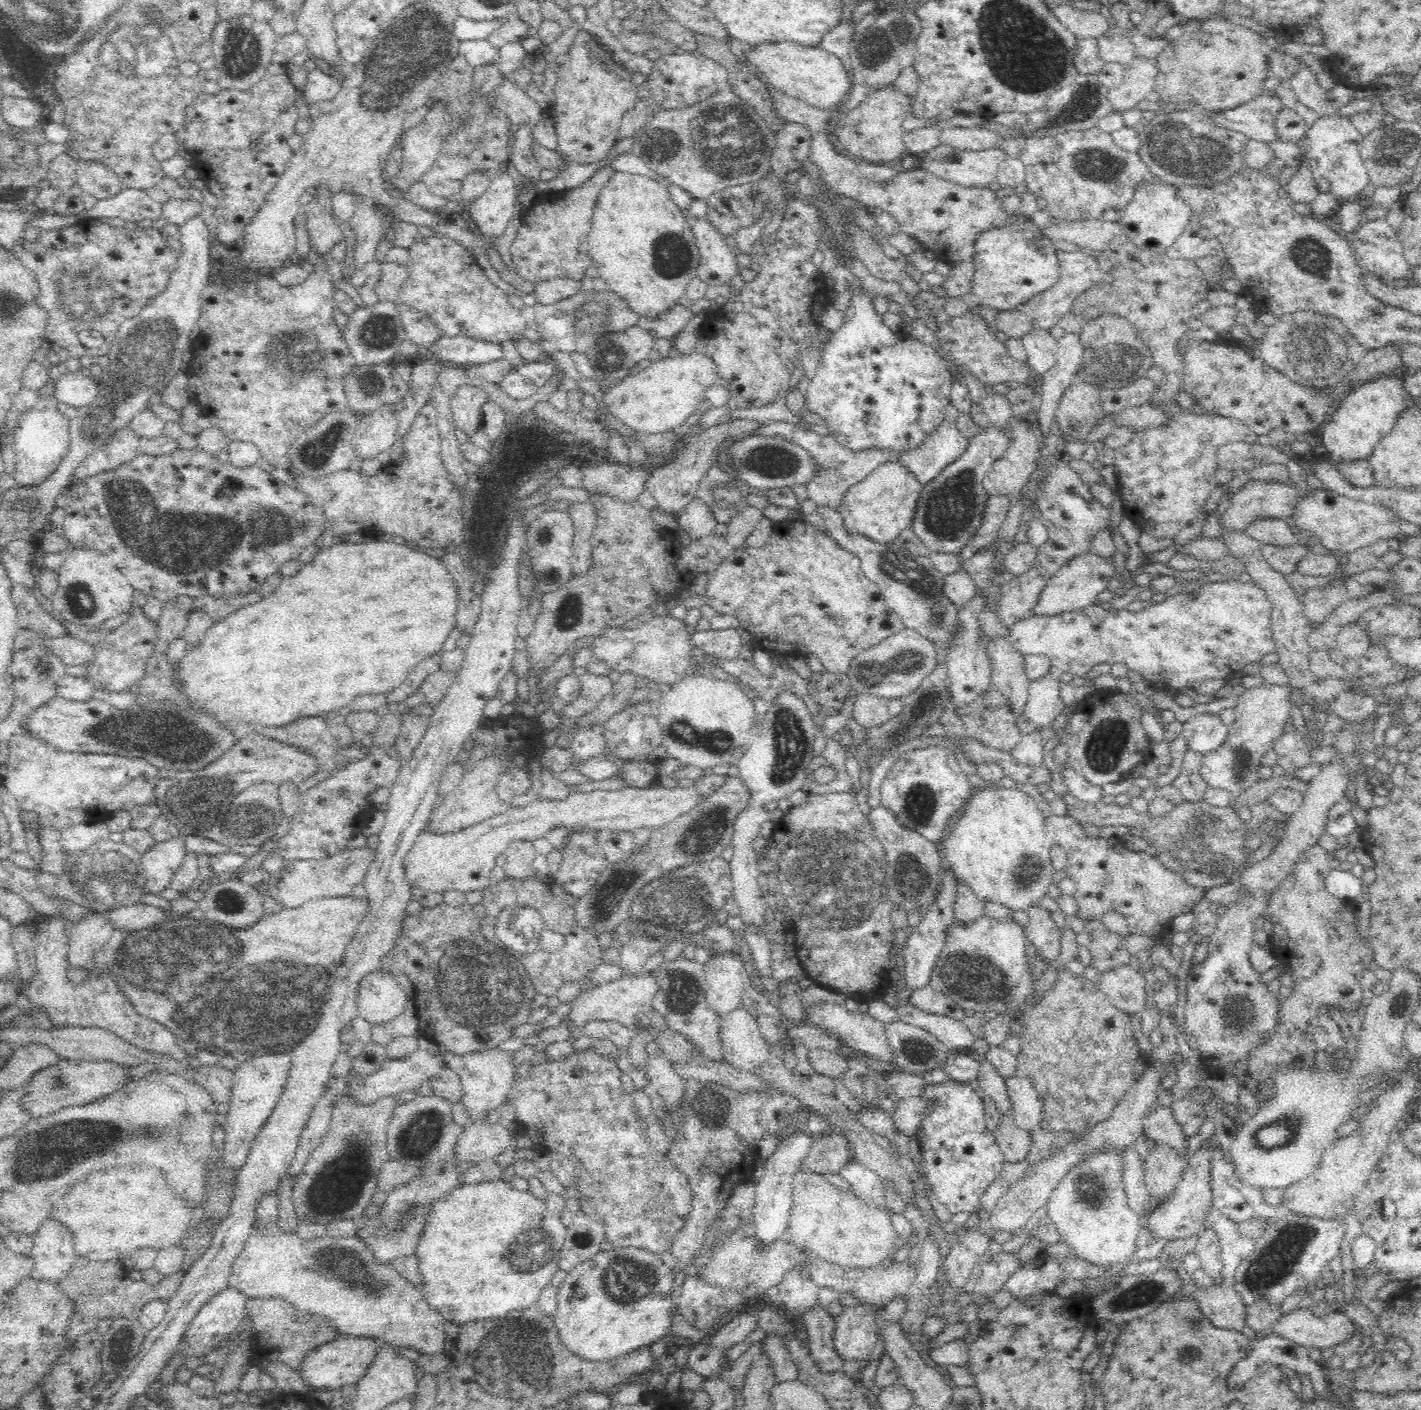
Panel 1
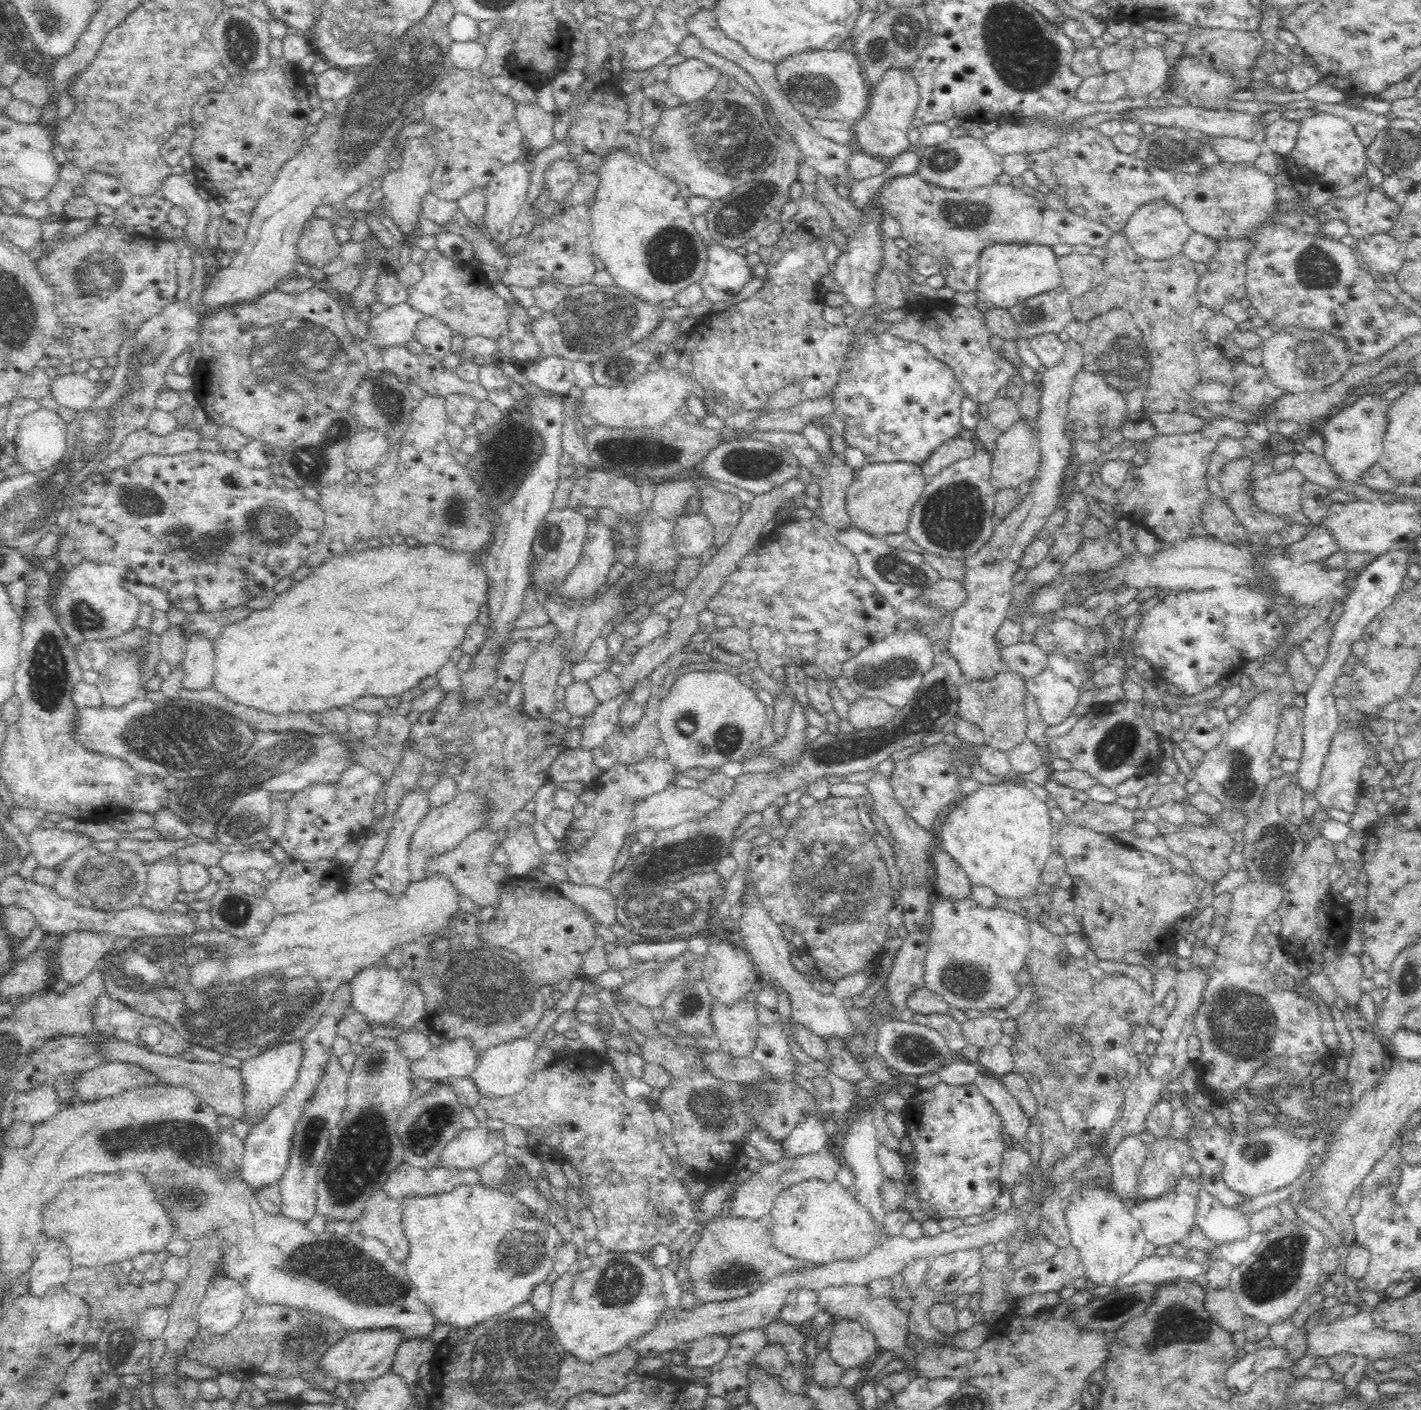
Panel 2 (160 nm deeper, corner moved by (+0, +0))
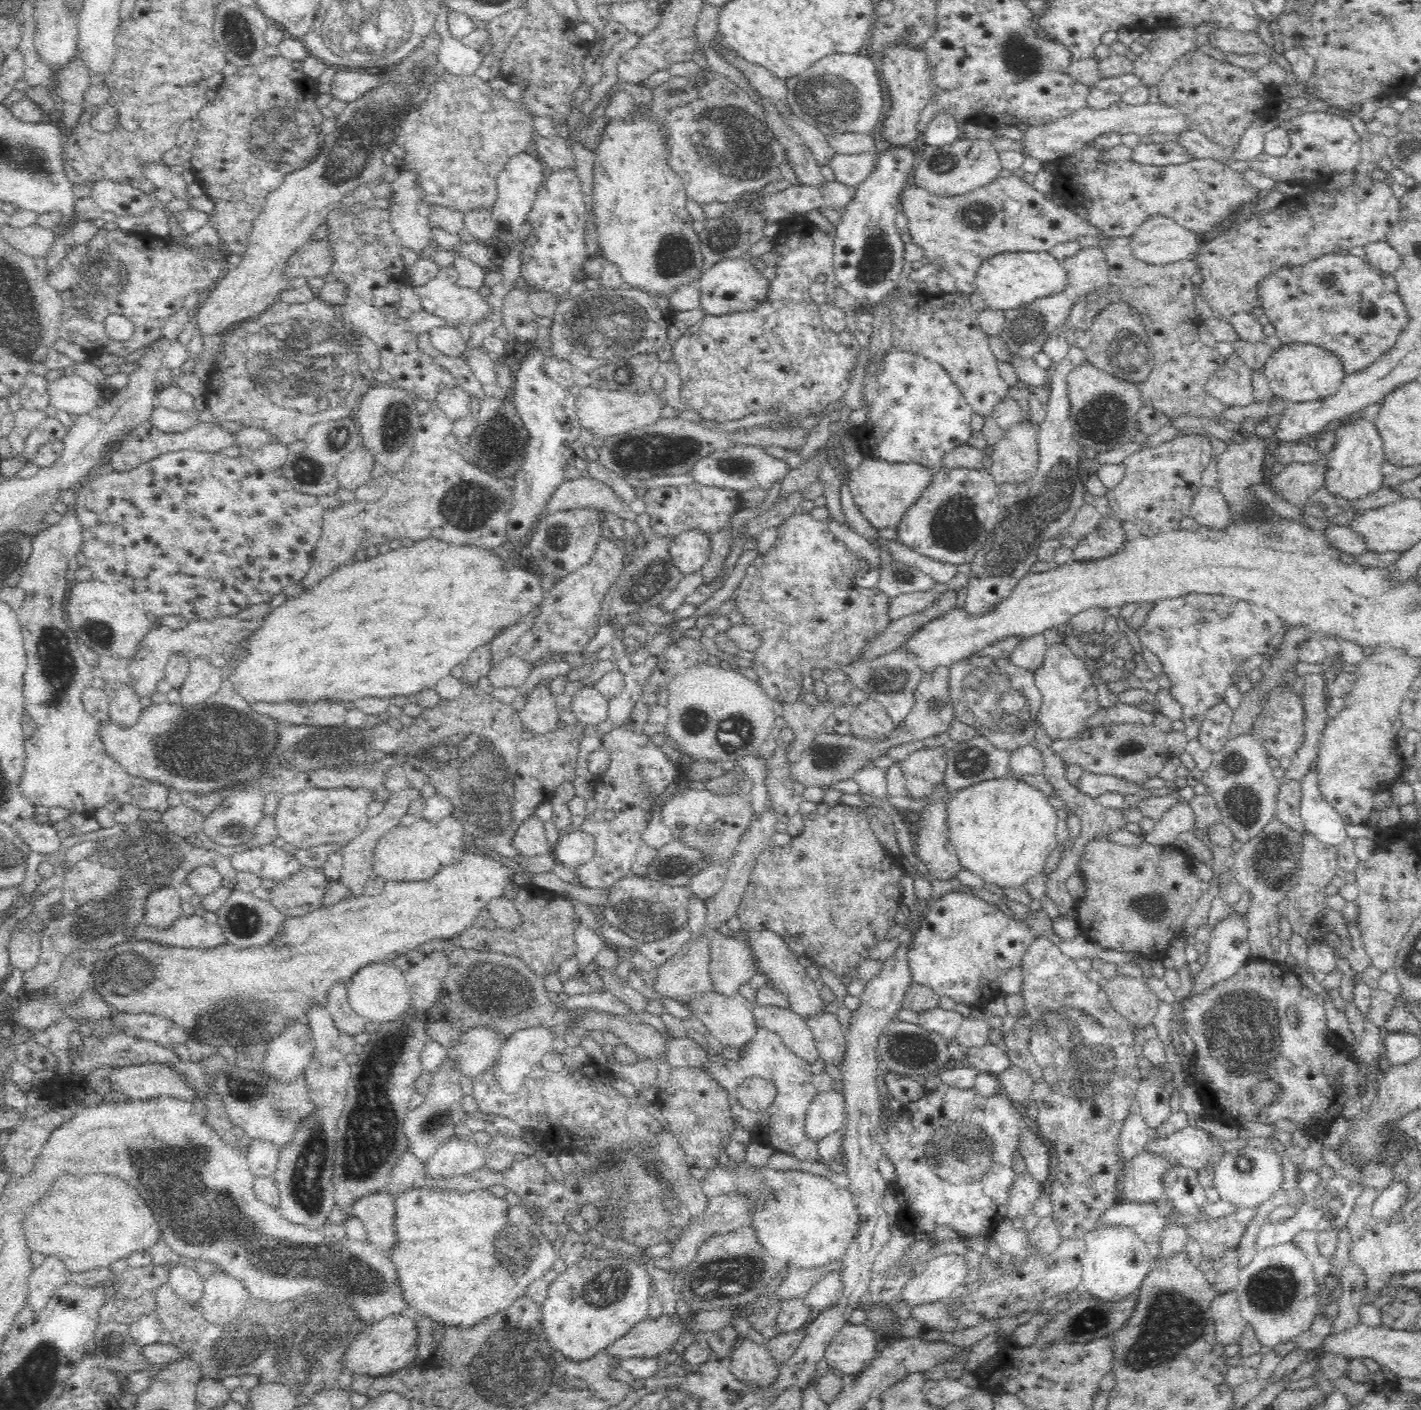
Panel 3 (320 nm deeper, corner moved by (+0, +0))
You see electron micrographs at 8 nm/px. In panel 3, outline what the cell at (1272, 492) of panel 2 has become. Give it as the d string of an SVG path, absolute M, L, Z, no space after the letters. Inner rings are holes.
M1326 460L1318 466L1307 466L1298 464L1295 461L1287 465L1280 474L1269 474L1266 486L1300 510L1298 520L1305 514L1307 498L1318 488L1325 485L1325 471L1327 470Z

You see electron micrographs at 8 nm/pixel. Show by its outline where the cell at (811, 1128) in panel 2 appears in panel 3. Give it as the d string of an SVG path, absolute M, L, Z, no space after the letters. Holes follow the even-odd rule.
M818 1092L816 1099L810 1103L804 1122L804 1137L819 1142L844 1127L845 1101L838 1092Z

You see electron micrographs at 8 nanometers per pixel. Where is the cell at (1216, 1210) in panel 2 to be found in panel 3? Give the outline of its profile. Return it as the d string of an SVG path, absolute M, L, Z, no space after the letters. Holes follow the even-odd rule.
M1185 1166L1172 1168L1164 1175L1164 1184L1166 1197L1171 1198L1183 1214L1191 1216L1192 1222L1215 1223L1218 1220L1210 1218L1202 1211L1202 1206L1208 1199L1204 1193L1205 1188L1198 1181L1196 1169Z

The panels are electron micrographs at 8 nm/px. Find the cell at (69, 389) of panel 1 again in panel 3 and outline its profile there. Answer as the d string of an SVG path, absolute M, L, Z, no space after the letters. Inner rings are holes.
M64 375L49 382L49 402L57 410L65 410L70 414L86 414L98 405L102 398L102 384L91 384L84 377L77 375Z

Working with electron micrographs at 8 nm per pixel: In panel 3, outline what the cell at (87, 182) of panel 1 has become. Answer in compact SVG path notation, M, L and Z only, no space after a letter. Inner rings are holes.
M100 178L91 181L92 197L102 210L110 211L118 217L124 214L140 214L151 206L149 195L128 183Z

